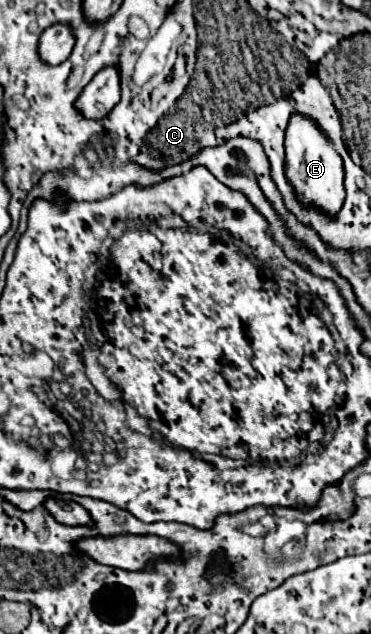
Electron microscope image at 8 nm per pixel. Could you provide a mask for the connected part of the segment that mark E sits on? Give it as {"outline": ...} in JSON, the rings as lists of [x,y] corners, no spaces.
{"outline":[[[293,116],[285,134],[285,176],[291,182],[297,200],[321,210],[325,216],[333,218],[339,214],[345,200],[343,162],[317,124],[303,116]]]}

